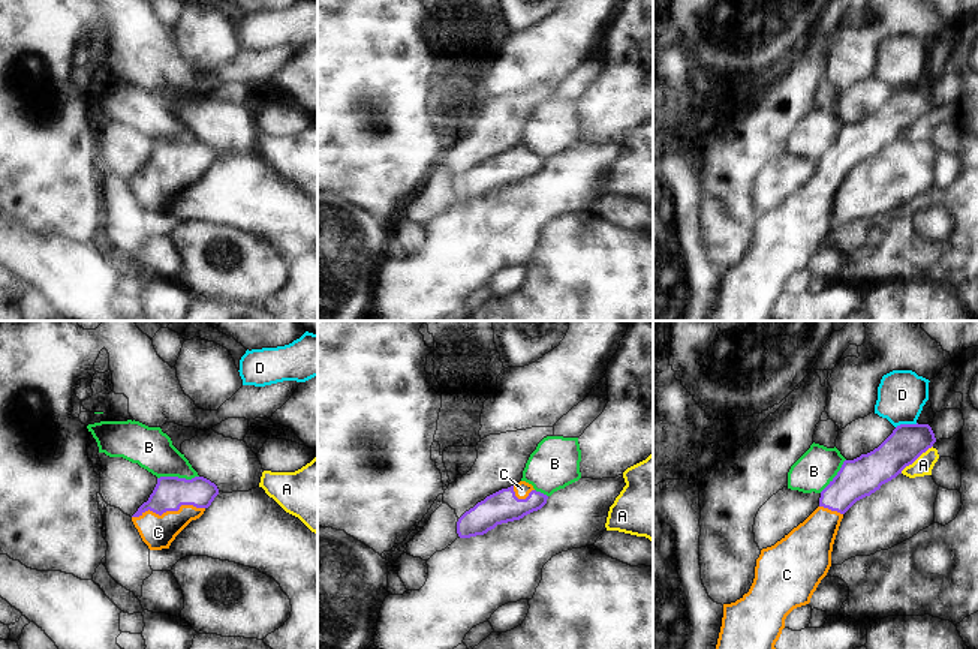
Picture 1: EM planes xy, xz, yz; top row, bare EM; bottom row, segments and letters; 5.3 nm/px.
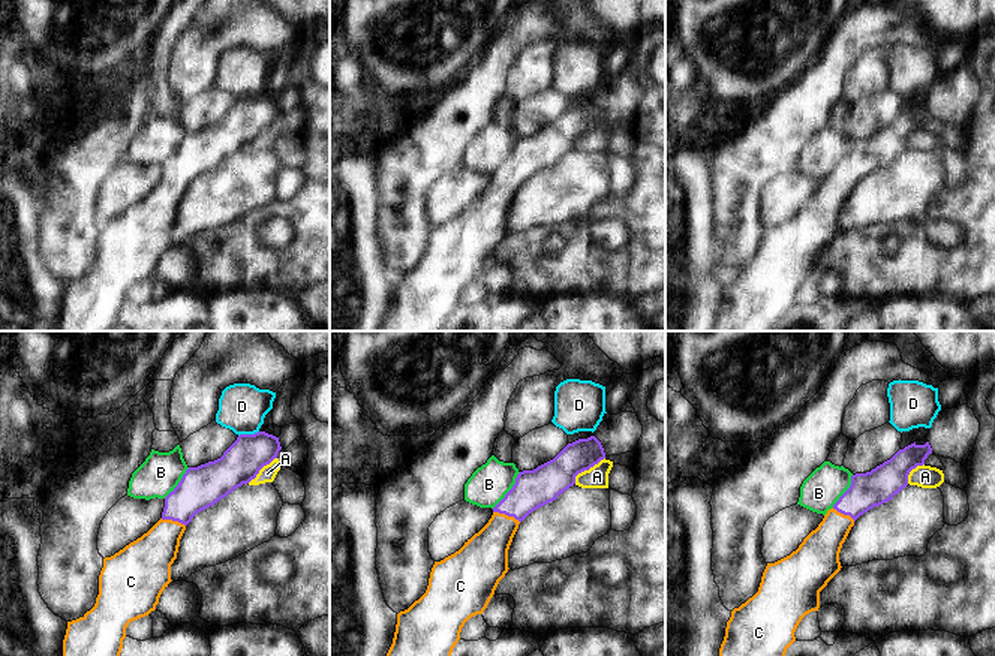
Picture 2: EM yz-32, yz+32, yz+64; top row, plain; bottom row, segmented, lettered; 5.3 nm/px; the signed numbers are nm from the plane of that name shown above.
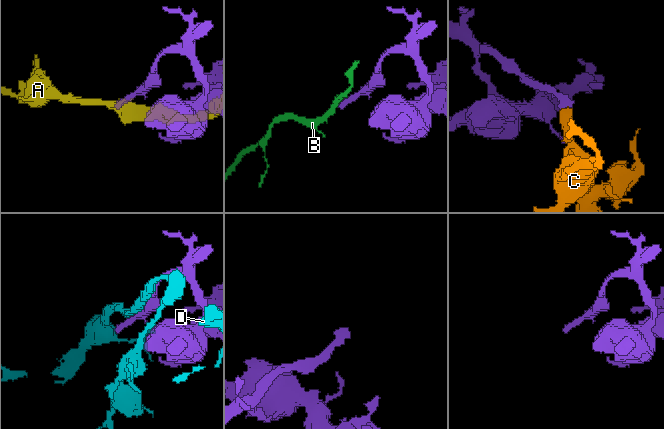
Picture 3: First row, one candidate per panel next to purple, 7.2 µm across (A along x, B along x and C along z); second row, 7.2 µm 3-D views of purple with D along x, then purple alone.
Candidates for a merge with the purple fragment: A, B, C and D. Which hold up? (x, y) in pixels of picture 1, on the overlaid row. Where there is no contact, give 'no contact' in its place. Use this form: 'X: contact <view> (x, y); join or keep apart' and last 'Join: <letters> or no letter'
A: contact yz (915, 459); keep apart
B: contact xy (177, 477); keep apart
C: contact xy (168, 510); join
D: contact yz (906, 424); keep apart
Join: C

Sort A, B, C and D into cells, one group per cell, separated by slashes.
A / B / C / D

